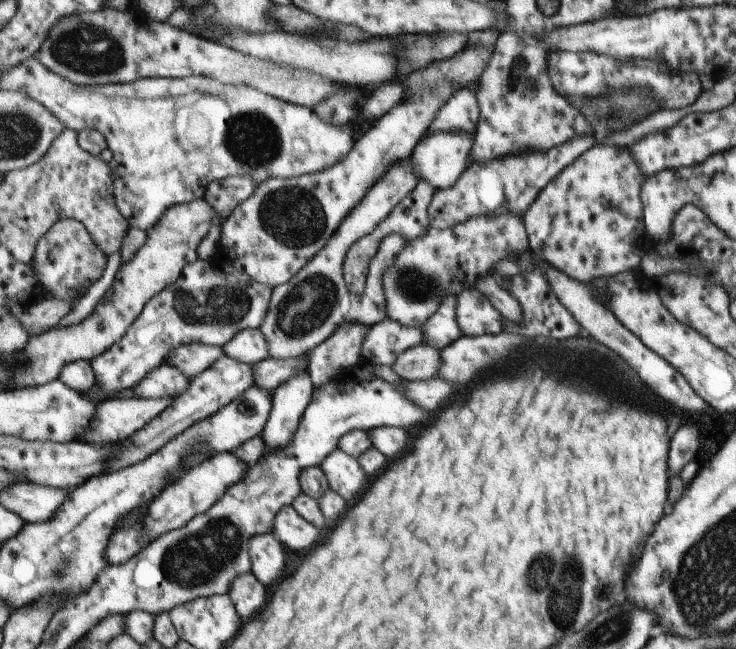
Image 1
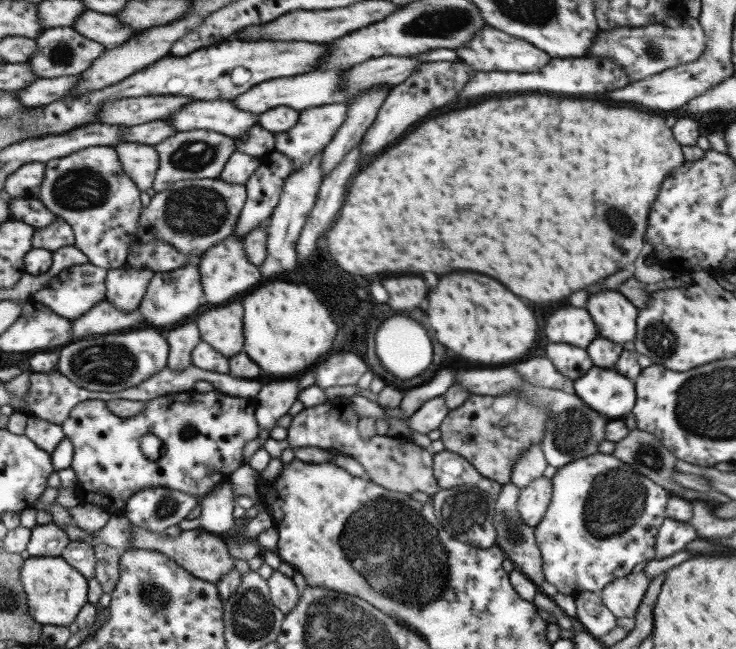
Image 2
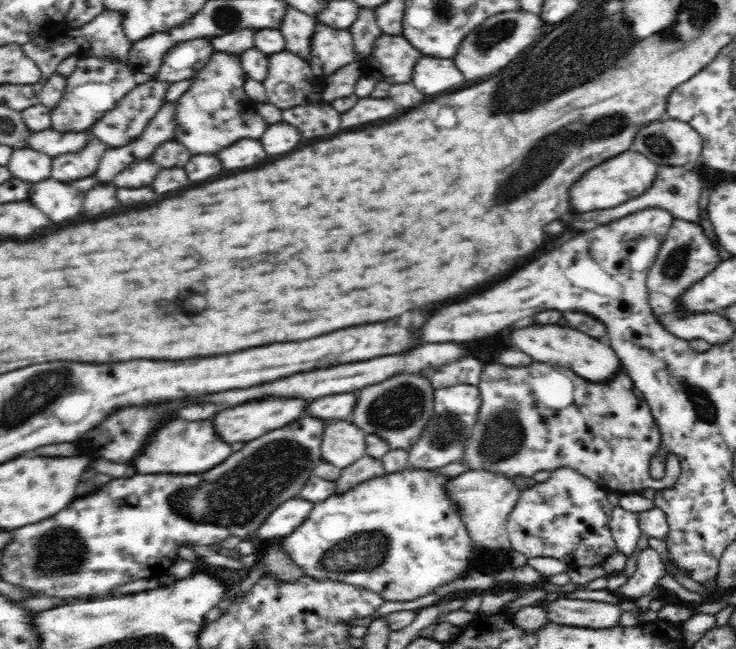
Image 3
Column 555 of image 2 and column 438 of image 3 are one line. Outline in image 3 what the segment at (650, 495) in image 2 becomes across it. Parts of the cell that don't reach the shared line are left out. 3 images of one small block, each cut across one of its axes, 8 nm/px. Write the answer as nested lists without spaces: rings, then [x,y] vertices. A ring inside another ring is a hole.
[[[404,467],[379,478],[360,483],[346,492],[316,503],[308,520],[286,538],[282,538],[288,555],[298,563],[305,574],[318,579],[344,581],[376,591],[388,602],[410,602],[425,594],[436,592],[441,586],[464,578],[471,569],[485,569],[494,573],[512,571],[512,561],[507,550],[493,551],[477,548],[470,535],[461,508],[449,493],[452,476],[438,470]]]

